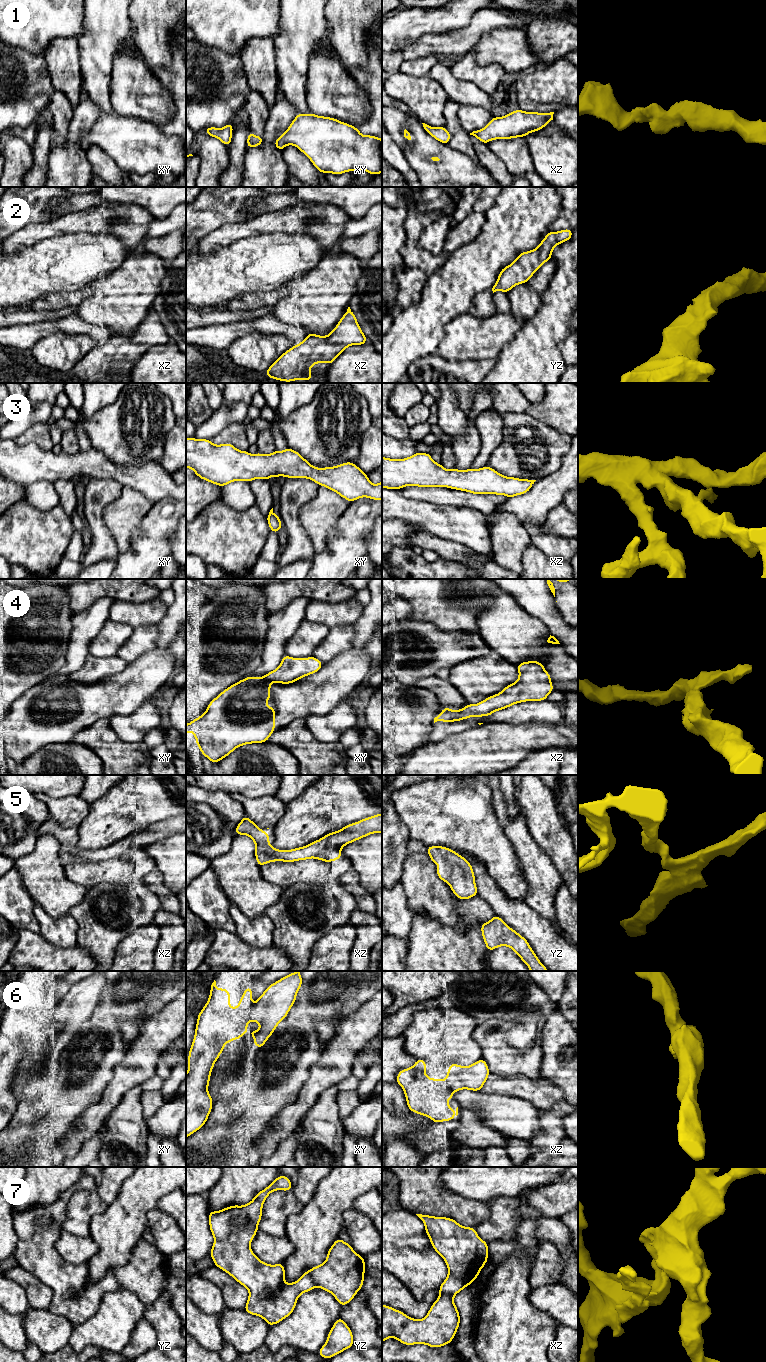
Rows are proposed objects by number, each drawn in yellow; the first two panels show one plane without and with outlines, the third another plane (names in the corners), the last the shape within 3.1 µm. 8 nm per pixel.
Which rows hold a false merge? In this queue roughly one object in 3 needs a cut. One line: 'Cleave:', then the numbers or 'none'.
Cleave: 4, 7

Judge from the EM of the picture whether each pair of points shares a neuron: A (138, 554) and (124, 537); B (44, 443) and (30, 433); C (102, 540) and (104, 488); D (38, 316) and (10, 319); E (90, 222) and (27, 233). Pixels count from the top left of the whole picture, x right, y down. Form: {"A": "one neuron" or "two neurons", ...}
{"A": "two neurons", "B": "one neuron", "C": "one neuron", "D": "one neuron", "E": "one neuron"}

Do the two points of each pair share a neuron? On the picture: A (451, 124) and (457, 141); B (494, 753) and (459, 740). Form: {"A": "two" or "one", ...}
{"A": "one", "B": "one"}

